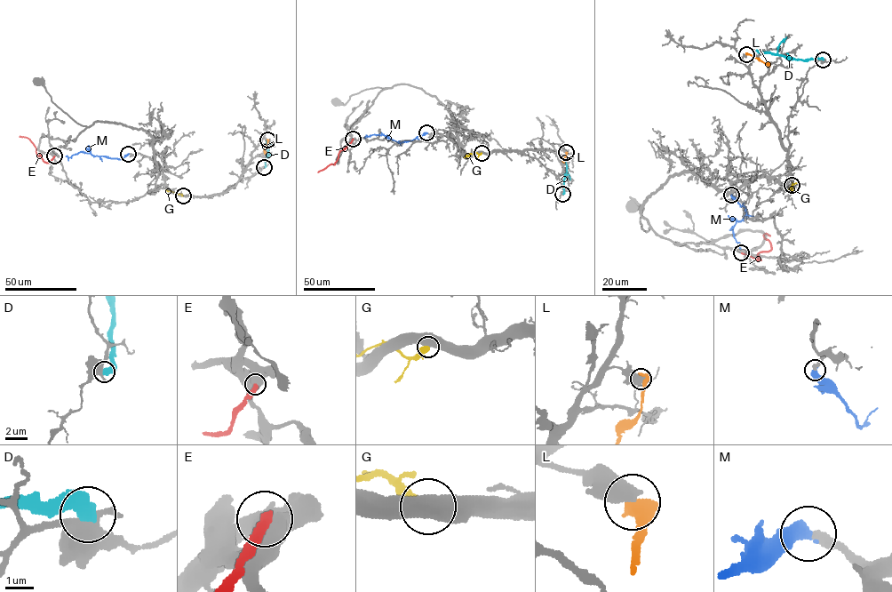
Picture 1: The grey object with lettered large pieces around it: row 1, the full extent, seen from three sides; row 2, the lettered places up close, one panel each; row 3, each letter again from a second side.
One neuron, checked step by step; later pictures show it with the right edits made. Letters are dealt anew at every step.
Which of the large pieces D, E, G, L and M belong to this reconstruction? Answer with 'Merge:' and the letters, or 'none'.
Merge: M

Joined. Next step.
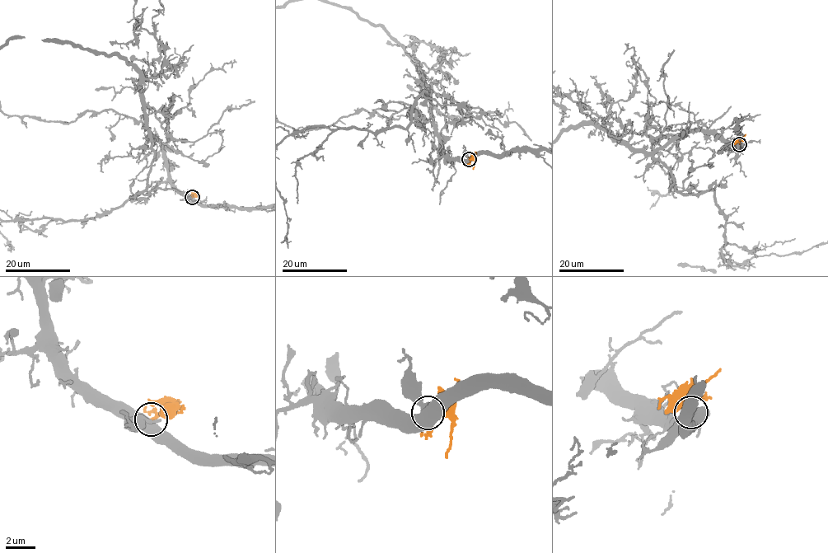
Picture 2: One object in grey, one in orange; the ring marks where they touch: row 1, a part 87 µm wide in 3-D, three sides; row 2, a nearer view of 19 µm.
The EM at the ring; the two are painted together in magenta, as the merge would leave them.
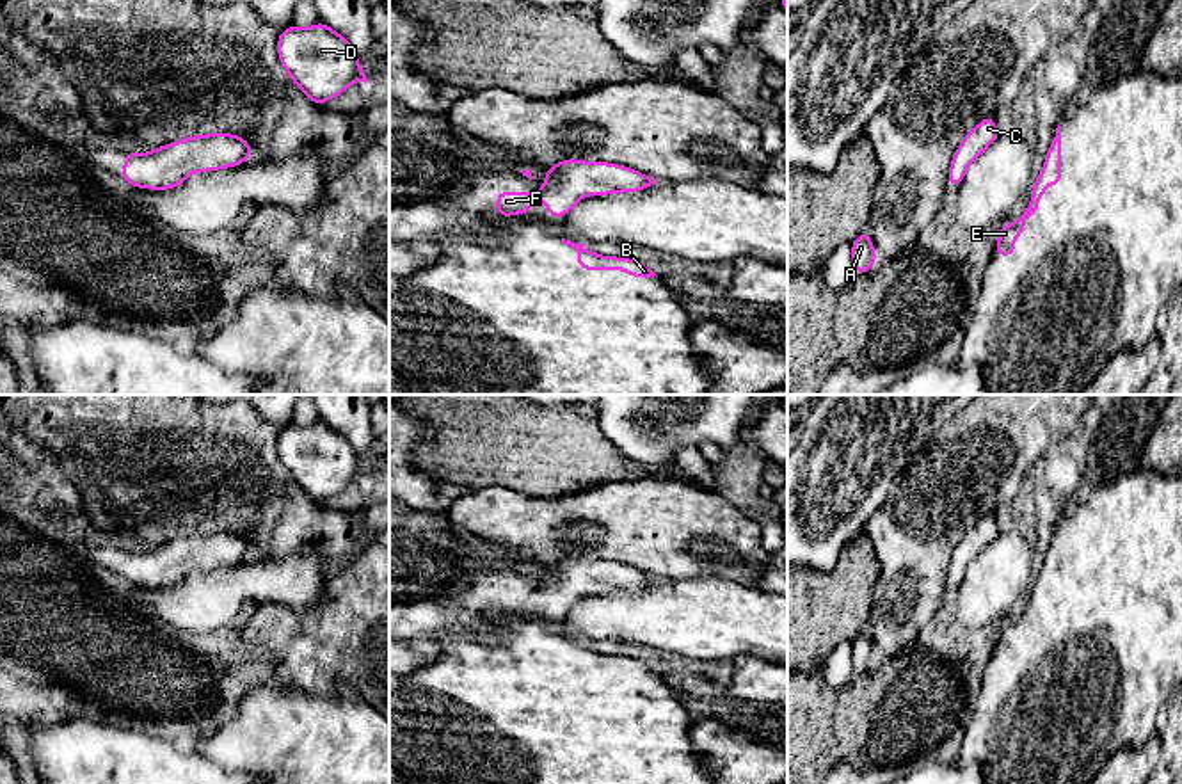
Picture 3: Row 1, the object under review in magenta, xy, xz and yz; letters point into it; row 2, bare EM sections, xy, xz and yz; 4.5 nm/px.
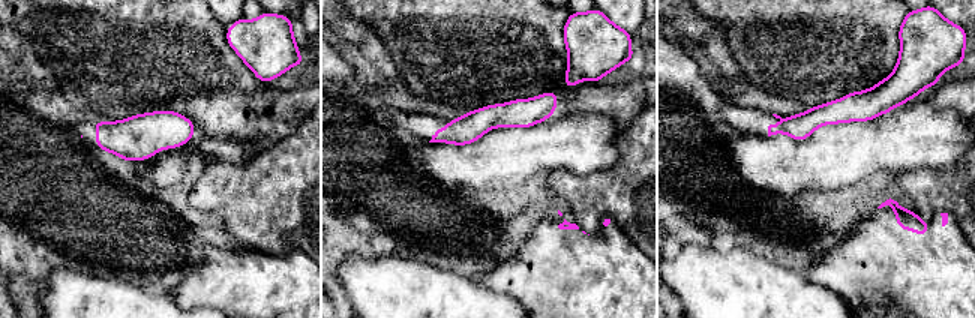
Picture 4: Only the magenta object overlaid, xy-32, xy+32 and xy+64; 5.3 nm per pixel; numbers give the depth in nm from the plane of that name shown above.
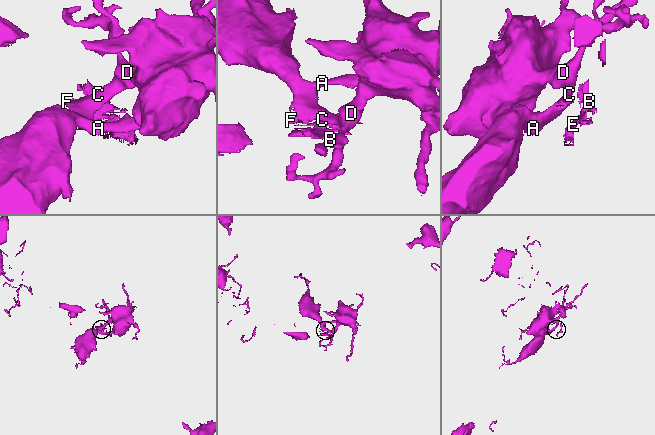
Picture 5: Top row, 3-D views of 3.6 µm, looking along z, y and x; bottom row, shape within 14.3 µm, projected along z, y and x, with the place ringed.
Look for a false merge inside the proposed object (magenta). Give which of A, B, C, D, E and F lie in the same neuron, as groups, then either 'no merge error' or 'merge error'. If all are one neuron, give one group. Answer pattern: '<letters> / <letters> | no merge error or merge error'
A B C D E F | no merge error

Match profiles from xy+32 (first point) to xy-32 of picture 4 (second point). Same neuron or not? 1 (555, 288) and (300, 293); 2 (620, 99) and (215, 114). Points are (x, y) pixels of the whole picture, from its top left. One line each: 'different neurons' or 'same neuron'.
1: same neuron
2: same neuron

